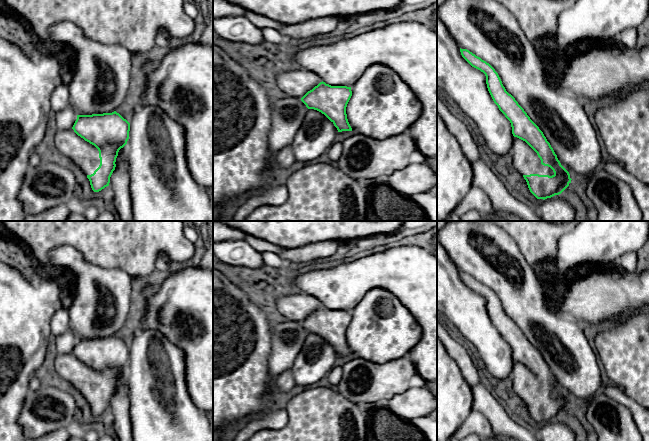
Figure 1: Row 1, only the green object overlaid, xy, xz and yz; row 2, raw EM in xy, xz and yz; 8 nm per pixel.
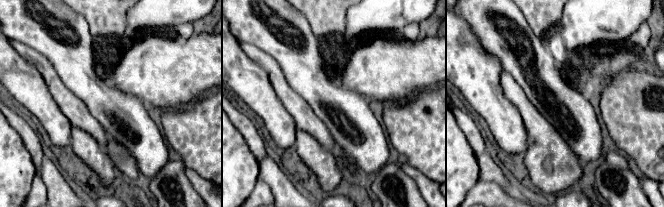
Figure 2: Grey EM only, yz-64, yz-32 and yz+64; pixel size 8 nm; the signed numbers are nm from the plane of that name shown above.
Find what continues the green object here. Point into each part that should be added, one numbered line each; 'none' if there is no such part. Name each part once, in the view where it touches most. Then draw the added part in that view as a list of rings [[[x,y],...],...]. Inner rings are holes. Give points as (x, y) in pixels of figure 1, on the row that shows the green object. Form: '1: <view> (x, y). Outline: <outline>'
1: yz (526, 161). Outline: [[[514,137],[511,150],[514,167],[522,175],[554,175],[553,170],[541,164],[537,153],[523,140]]]

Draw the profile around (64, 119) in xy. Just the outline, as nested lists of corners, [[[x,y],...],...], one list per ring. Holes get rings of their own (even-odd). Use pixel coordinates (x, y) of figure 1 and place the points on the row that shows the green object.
[[[72,104],[67,105],[63,110],[52,114],[53,123],[58,130],[72,129],[77,119],[77,113]]]

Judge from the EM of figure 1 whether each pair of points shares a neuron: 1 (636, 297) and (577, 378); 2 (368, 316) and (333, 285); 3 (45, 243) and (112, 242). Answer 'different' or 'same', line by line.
1: different
2: different
3: same

